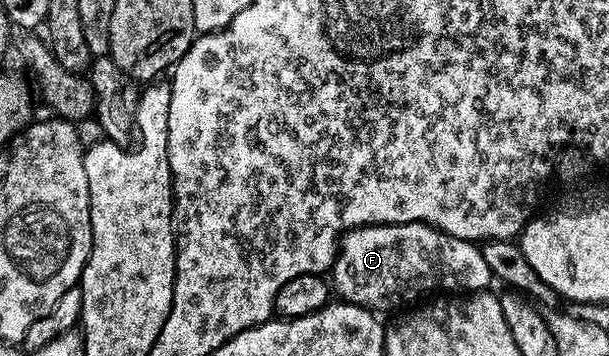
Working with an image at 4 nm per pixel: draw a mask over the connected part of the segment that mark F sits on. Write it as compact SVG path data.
M371 224L368 228L355 228L347 232L339 242L339 254L329 276L340 301L356 304L376 314L391 312L394 308L406 309L423 298L418 296L434 288L439 294L470 294L490 289L493 284L482 247L476 241L453 238L427 224Z

